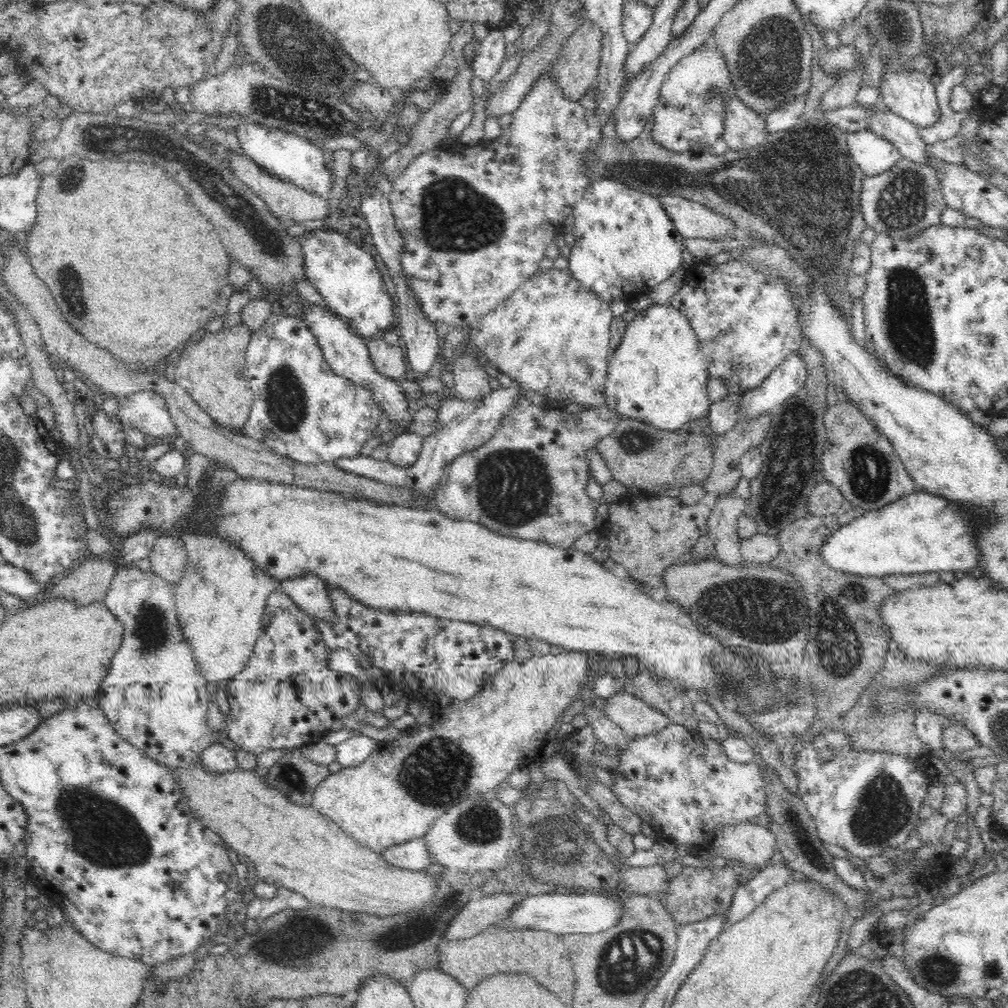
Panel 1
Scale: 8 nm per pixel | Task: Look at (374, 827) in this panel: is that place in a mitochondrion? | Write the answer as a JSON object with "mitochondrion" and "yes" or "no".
{"mitochondrion":"no"}

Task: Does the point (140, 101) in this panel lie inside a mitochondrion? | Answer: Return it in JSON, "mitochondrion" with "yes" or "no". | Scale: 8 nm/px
{"mitochondrion":"no"}

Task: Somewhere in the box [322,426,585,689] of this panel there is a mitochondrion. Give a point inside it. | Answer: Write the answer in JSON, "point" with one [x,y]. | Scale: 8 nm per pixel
{"point":[513,486]}

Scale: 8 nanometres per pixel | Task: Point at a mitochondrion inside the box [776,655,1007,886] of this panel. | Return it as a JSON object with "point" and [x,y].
{"point":[883,809]}

